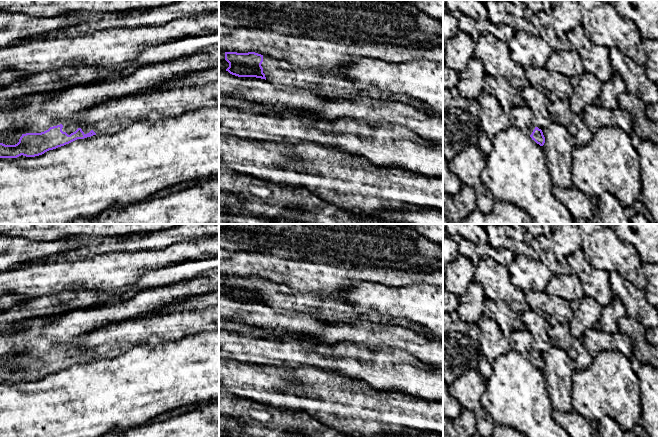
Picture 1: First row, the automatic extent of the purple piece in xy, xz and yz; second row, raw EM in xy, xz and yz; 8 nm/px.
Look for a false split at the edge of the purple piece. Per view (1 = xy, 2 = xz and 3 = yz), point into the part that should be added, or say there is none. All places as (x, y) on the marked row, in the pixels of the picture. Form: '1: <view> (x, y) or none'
1: xy (109, 117)
2: xz (327, 84)
3: yz (521, 117)

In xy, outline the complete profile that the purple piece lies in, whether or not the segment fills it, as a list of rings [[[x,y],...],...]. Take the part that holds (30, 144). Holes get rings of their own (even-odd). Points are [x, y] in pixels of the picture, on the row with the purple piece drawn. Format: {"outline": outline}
{"outline": [[[219,81],[202,86],[188,86],[178,89],[159,89],[143,92],[118,100],[103,102],[75,116],[73,122],[50,127],[41,133],[22,134],[15,145],[0,143],[0,158],[17,158],[21,155],[35,157],[49,150],[84,139],[96,134],[113,134],[135,122],[156,123],[162,119],[185,114],[204,107],[219,106]]]}

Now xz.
{"outline": [[[225,52],[225,60],[229,63],[226,71],[232,75],[265,79],[276,87],[306,89],[326,99],[384,99],[405,103],[420,110],[426,108],[423,103],[407,95],[383,92],[377,88],[358,90],[352,80],[341,74],[316,68],[292,68],[283,60],[255,52]]]}

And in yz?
{"outline": [[[526,104],[521,107],[511,108],[508,116],[512,126],[516,126],[526,132],[540,146],[544,145],[545,137],[543,132],[533,124],[533,113]]]}

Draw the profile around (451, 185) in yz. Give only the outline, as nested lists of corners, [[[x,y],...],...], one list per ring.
[[[443,155],[443,193],[456,195],[463,184],[456,175],[448,170],[447,162],[447,159]]]

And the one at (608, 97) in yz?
[[[614,73],[609,80],[602,83],[601,90],[594,104],[614,110],[618,108],[618,100],[622,93],[626,91],[622,77]]]

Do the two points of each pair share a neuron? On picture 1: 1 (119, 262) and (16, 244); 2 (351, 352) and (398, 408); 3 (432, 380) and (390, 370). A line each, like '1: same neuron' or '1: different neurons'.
1: different neurons
2: different neurons
3: same neuron

